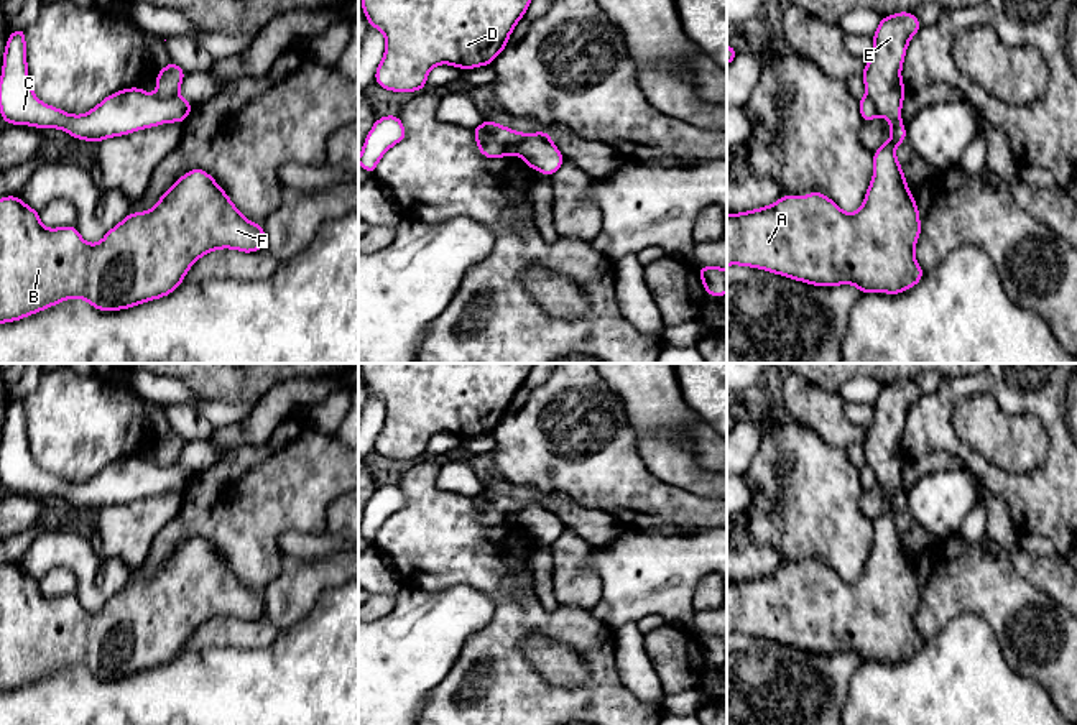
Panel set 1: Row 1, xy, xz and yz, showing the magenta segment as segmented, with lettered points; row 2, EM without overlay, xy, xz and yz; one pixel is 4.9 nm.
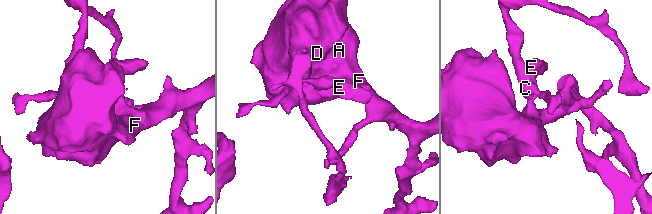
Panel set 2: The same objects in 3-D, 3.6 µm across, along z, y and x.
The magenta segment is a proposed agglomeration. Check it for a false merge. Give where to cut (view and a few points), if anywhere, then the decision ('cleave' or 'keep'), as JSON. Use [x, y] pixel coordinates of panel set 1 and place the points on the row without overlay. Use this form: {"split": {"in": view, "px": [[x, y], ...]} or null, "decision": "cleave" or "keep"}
{"split": {"in": "xz", "px": [[551, 512], [538, 505], [528, 505], [517, 521]]}, "decision": "cleave"}

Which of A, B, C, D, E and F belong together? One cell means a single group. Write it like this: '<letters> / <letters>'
A B D E F / C

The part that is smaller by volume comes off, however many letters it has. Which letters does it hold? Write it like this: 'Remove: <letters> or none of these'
Remove: C

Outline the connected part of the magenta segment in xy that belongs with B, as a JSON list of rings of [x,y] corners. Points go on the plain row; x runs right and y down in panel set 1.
[[[194,536],[179,546],[148,580],[132,580],[107,600],[95,613],[87,612],[74,593],[44,597],[39,580],[20,566],[0,567],[0,692],[59,672],[64,667],[82,666],[99,679],[120,679],[159,667],[181,654],[187,638],[206,621],[219,616],[252,621],[263,618],[265,598],[245,587],[214,546]]]

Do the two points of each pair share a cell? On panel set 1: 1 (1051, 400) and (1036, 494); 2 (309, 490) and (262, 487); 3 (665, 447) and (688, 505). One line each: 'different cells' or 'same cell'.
1: same cell
2: same cell
3: different cells

